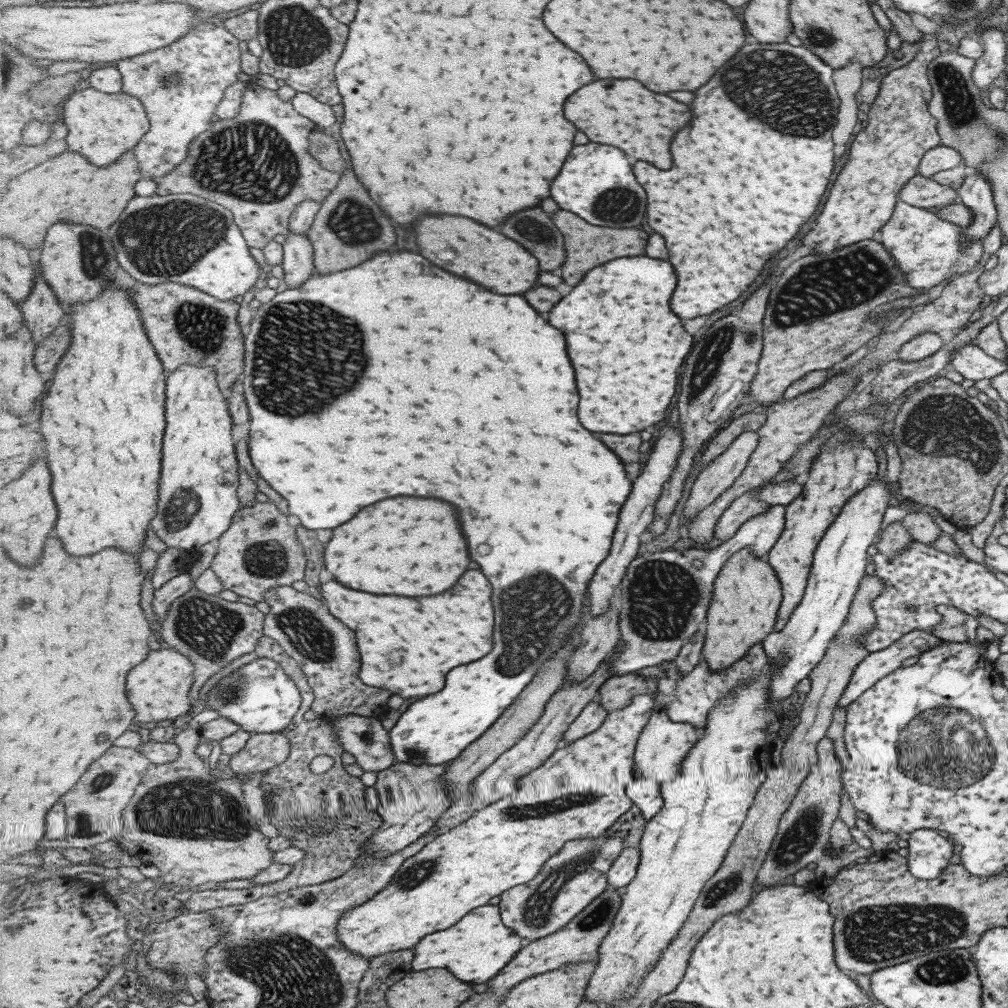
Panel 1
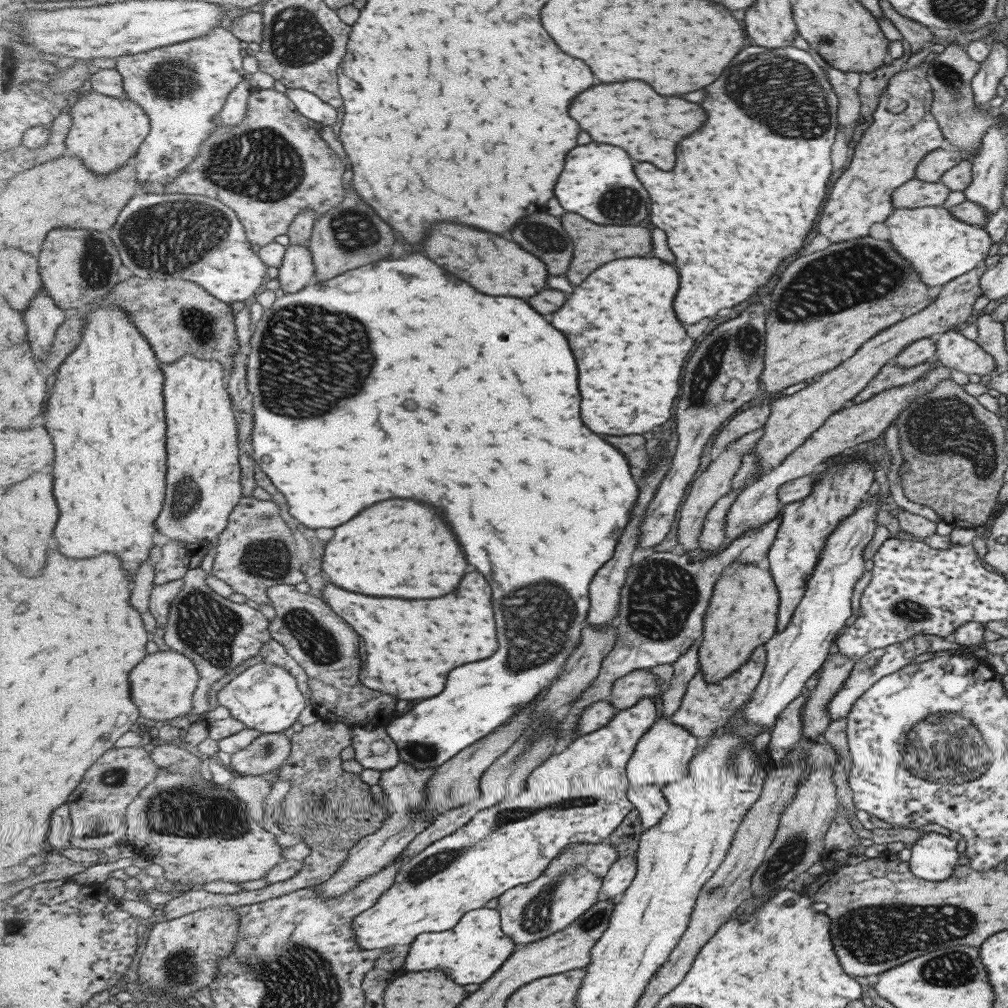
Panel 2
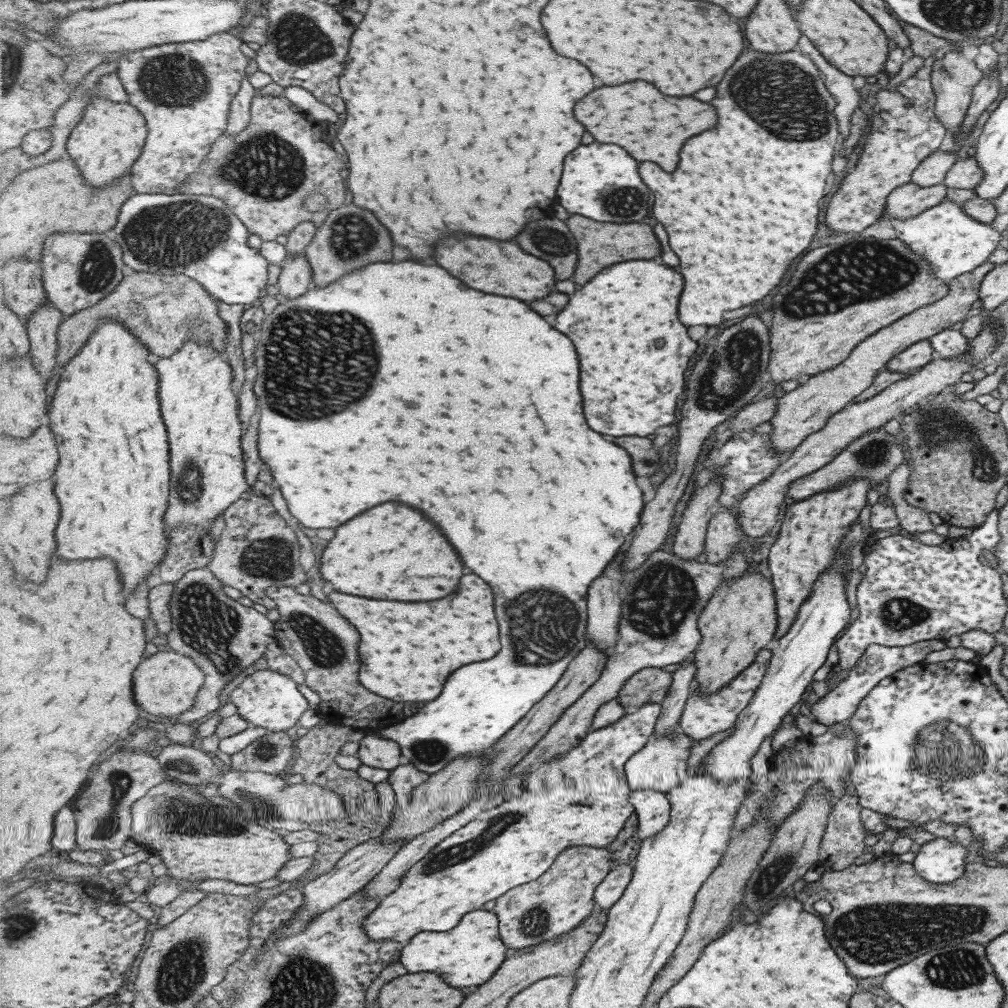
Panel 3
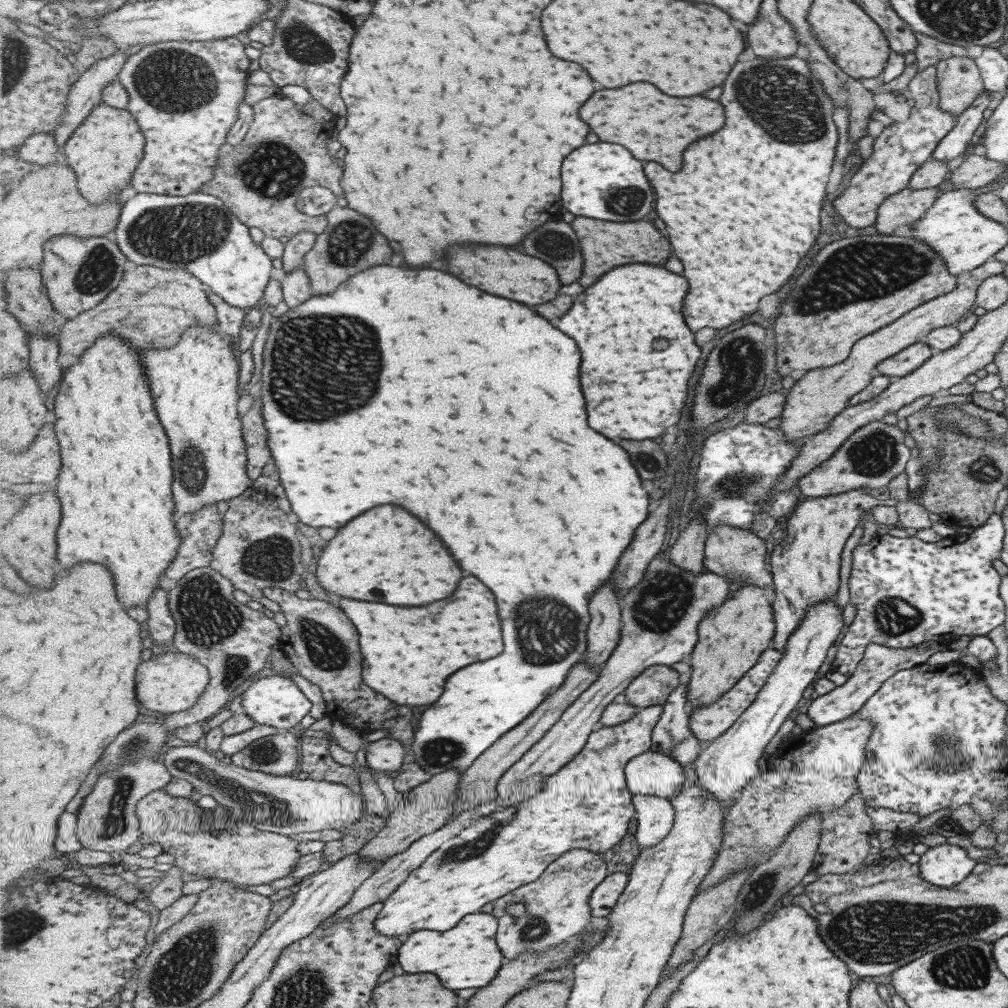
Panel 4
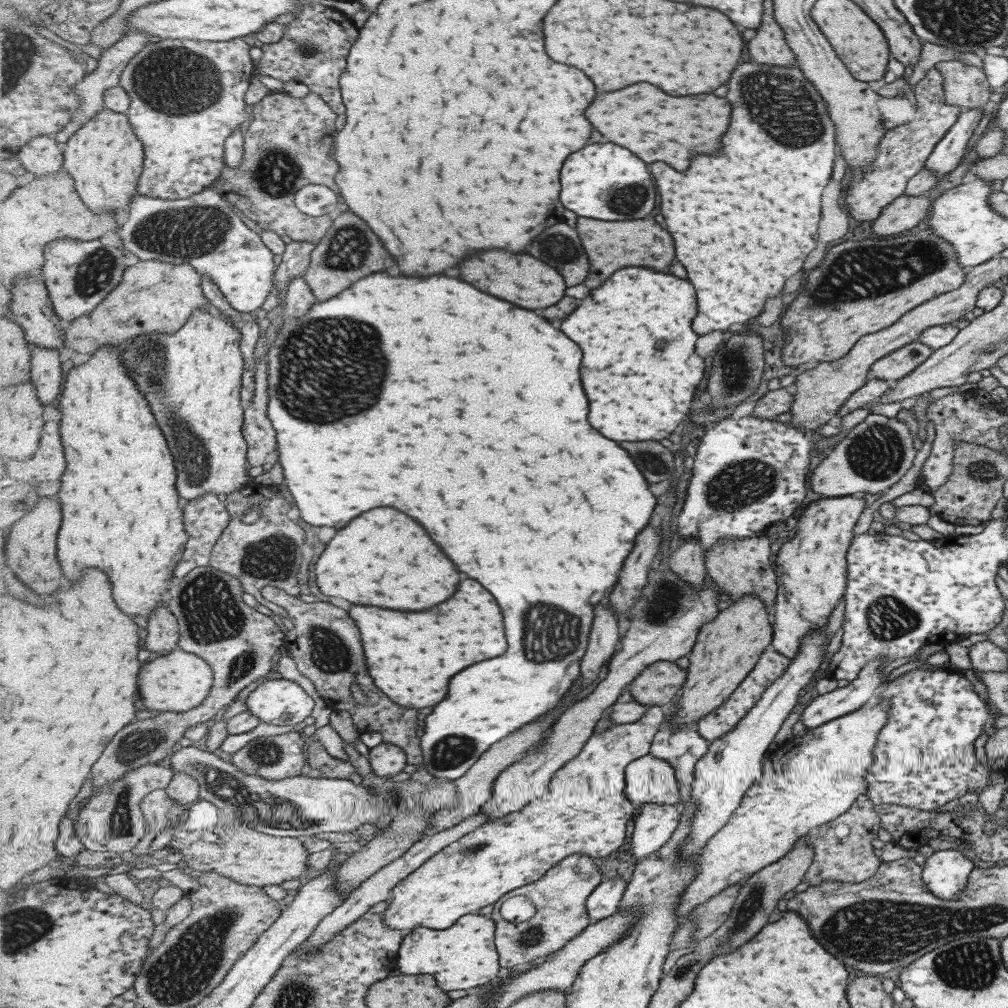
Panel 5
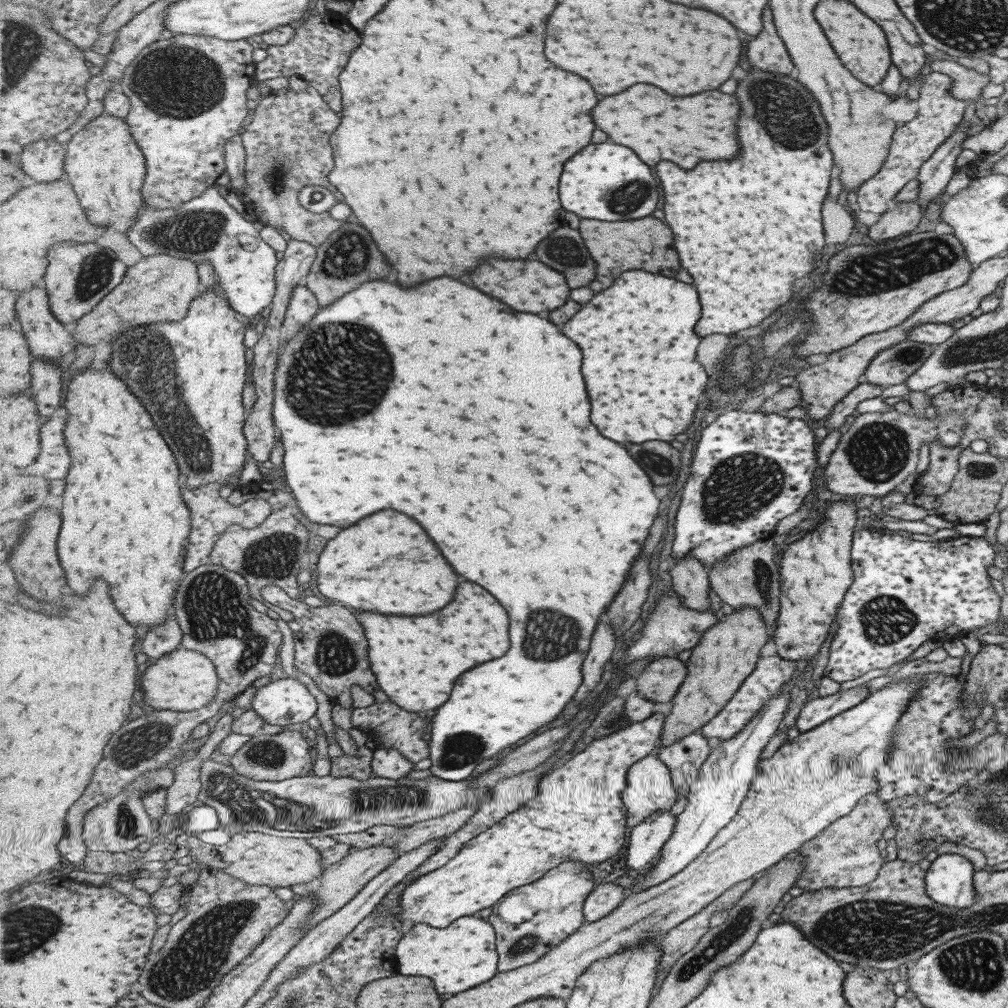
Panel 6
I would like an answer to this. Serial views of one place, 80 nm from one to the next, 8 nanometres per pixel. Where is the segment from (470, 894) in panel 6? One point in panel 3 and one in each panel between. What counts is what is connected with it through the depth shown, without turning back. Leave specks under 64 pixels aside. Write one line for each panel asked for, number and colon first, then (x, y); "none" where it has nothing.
3: (582, 798)
4: (588, 804)
5: (587, 811)

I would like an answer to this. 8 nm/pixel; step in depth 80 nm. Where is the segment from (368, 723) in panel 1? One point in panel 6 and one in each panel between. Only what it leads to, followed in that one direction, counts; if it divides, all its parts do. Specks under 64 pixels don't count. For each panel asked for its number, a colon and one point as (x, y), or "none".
2: (374, 748)
3: (375, 750)
4: (387, 754)
5: (387, 759)
6: (388, 762)

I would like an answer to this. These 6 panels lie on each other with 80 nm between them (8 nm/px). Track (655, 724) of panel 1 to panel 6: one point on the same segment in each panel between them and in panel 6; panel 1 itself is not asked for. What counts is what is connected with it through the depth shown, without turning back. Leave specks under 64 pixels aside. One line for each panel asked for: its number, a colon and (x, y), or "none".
2: (662, 757)
3: (661, 765)
4: (653, 773)
5: (650, 779)
6: (651, 789)

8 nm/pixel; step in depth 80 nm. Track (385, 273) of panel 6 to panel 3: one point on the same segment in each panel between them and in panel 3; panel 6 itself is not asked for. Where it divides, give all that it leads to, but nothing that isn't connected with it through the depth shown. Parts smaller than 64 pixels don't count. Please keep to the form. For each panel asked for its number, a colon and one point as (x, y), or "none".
3: (351, 237)
4: (351, 243)
5: (350, 251)

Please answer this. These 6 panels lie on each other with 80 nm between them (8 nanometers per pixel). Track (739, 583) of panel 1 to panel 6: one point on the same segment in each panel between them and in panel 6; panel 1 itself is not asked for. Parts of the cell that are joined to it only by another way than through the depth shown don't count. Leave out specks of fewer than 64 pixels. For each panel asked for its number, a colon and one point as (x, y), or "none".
2: (743, 612)
3: (741, 619)
4: (733, 635)
5: (727, 649)
6: (727, 654)

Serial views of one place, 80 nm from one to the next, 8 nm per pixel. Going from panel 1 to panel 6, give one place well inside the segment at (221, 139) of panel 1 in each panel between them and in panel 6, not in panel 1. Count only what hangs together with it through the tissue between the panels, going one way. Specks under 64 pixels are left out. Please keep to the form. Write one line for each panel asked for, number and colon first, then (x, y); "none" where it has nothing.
2: (275, 165)
3: (284, 150)
4: (283, 133)
5: (287, 143)
6: (288, 144)

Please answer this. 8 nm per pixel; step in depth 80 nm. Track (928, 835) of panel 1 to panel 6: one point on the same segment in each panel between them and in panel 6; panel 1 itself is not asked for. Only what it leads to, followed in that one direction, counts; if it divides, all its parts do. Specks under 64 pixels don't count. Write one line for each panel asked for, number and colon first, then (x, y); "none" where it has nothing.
2: (933, 857)
3: (938, 861)
4: (942, 866)
5: (945, 872)
6: (948, 881)

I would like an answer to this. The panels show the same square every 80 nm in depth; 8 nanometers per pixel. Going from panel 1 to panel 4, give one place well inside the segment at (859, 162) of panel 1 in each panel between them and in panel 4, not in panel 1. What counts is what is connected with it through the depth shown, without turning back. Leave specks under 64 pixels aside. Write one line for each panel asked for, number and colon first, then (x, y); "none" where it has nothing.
2: (886, 154)
3: (889, 155)
4: (900, 148)

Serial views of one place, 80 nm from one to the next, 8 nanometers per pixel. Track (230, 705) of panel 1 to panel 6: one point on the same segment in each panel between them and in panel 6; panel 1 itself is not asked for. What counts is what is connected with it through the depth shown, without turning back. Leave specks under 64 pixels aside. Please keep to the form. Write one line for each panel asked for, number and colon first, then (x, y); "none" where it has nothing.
2: (265, 697)
3: (269, 699)
4: (275, 700)
5: (282, 702)
6: (285, 702)

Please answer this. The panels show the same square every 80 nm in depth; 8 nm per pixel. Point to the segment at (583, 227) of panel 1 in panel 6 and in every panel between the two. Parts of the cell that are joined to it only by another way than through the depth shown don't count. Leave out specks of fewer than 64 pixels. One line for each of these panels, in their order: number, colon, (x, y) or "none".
2: (593, 243)
3: (600, 245)
4: (605, 244)
5: (612, 245)
6: (648, 244)

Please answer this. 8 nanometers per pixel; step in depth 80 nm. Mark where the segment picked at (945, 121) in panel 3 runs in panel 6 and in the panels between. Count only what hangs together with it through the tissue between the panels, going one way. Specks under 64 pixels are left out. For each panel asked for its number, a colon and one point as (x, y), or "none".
4: (958, 82)
5: (965, 86)
6: (966, 84)

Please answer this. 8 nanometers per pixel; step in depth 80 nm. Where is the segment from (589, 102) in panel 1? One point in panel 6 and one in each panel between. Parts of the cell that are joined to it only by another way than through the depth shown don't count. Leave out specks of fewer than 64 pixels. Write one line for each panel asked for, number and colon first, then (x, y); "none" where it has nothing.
2: (630, 114)
3: (652, 126)
4: (655, 126)
5: (659, 128)
6: (659, 126)

